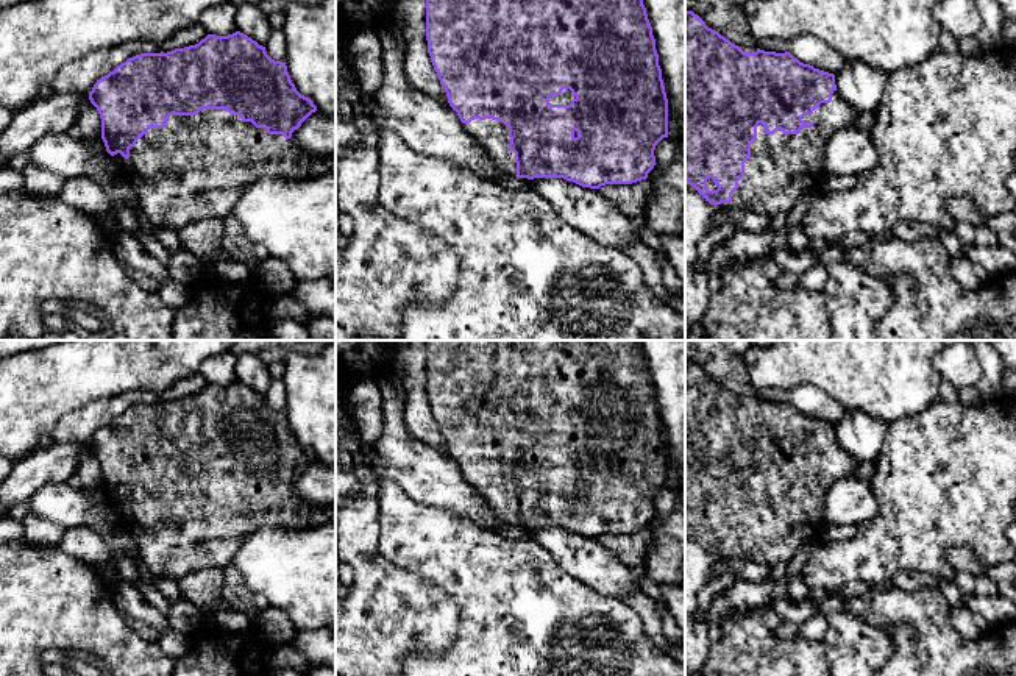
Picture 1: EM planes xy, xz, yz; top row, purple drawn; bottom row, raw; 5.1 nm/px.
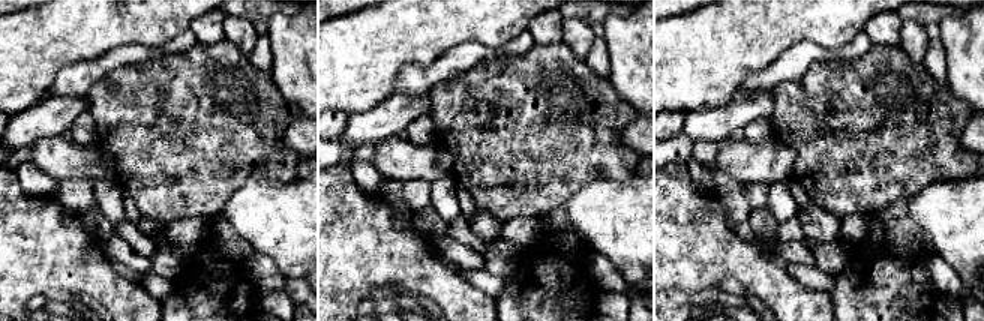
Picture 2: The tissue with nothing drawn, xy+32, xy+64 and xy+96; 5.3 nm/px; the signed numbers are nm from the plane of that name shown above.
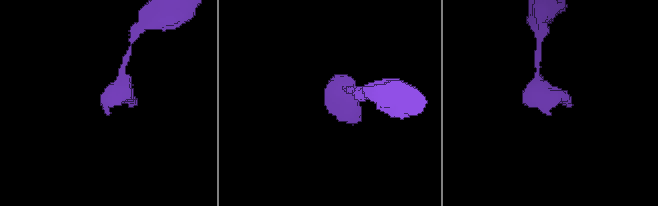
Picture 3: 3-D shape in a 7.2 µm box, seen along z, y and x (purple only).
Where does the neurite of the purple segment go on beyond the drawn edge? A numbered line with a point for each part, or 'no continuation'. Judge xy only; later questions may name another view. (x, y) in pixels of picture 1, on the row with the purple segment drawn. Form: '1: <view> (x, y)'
1: xy (195, 167)

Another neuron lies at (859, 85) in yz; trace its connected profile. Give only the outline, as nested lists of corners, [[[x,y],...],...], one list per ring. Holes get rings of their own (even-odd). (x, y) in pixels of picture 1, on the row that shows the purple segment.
[[[858,59],[846,61],[835,75],[837,92],[844,103],[860,114],[872,112],[882,100],[888,75]]]

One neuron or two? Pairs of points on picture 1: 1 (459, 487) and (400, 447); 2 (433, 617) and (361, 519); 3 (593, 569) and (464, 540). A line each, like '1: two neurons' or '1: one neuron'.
1: one neuron
2: one neuron
3: two neurons

